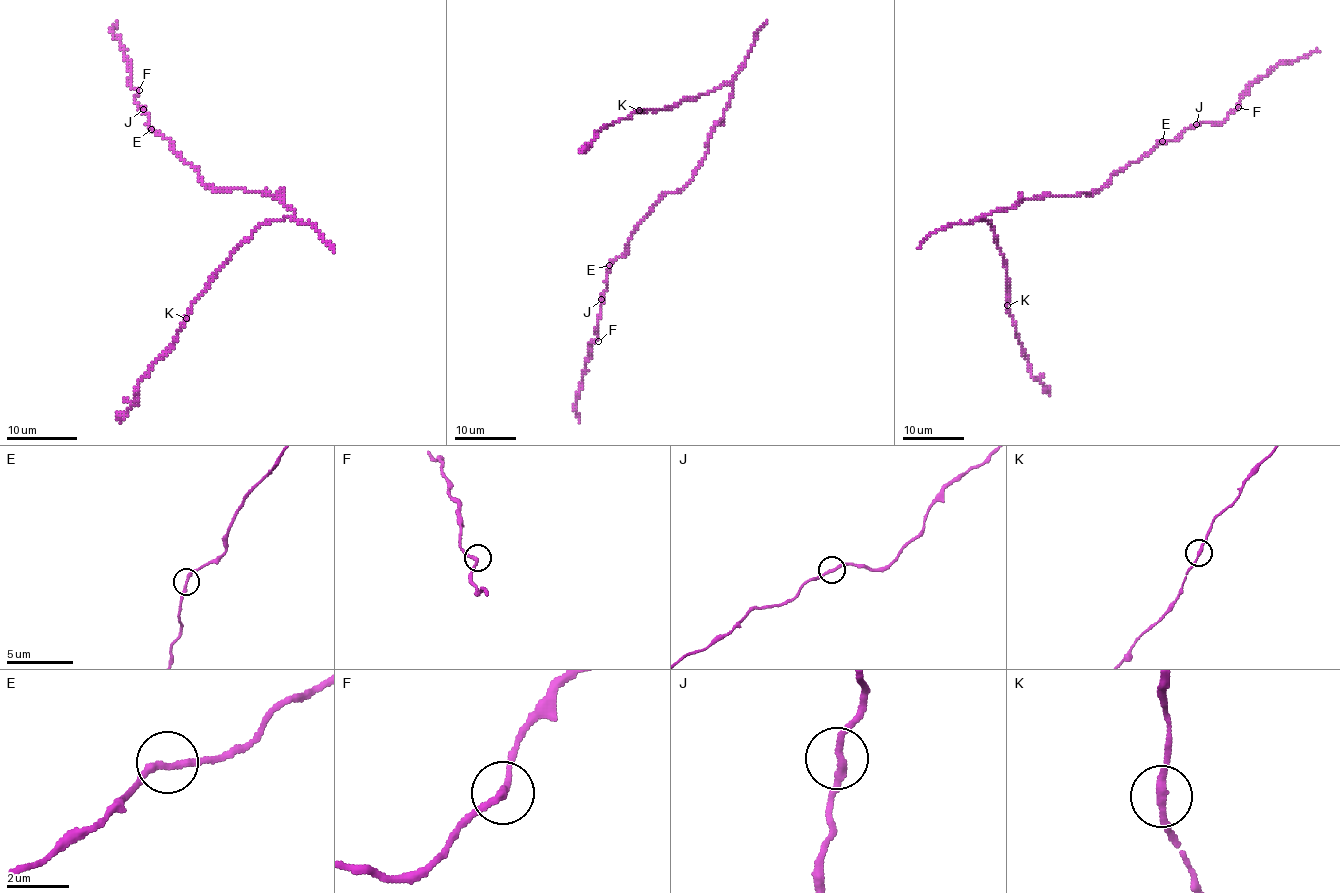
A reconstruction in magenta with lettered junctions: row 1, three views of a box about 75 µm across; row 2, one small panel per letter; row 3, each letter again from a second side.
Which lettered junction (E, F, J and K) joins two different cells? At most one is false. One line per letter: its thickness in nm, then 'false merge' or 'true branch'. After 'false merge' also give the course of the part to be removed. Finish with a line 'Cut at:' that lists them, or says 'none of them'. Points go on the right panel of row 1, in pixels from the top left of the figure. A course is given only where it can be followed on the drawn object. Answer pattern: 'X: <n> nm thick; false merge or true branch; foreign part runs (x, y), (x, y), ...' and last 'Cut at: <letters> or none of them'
E: 240 nm thick; true branch
F: 220 nm thick; true branch
J: 220 nm thick; true branch
K: 240 nm thick; true branch
Cut at: none of them

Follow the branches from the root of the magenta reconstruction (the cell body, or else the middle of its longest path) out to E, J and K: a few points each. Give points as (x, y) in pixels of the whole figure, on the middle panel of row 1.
E: (700, 165), (684, 187), (661, 196), (632, 233), (628, 250), (609, 265)
J: (700, 165), (684, 187), (663, 195), (632, 233), (628, 250), (609, 267), (606, 291), (601, 299)
K: (700, 165), (707, 153), (709, 135), (723, 118), (730, 98), (729, 83), (684, 98), (674, 107), (638, 110)

